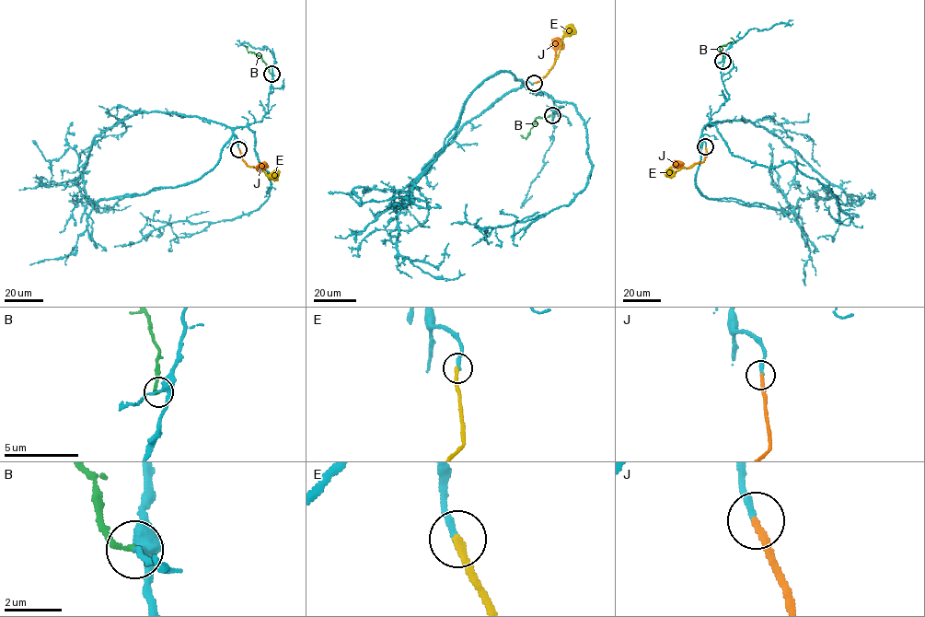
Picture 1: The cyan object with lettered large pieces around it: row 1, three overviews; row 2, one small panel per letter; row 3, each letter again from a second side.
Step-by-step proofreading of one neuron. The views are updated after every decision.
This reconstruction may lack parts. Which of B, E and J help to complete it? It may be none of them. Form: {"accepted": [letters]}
{"accepted": ["J"]}

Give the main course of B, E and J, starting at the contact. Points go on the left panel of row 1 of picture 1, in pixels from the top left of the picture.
B: (271, 74), (261, 57), (248, 52), (246, 46)
E: (238, 148), (246, 165), (269, 175), (273, 173), (277, 175)
J: (238, 148), (242, 159), (250, 167), (259, 170), (264, 168), (265, 163)

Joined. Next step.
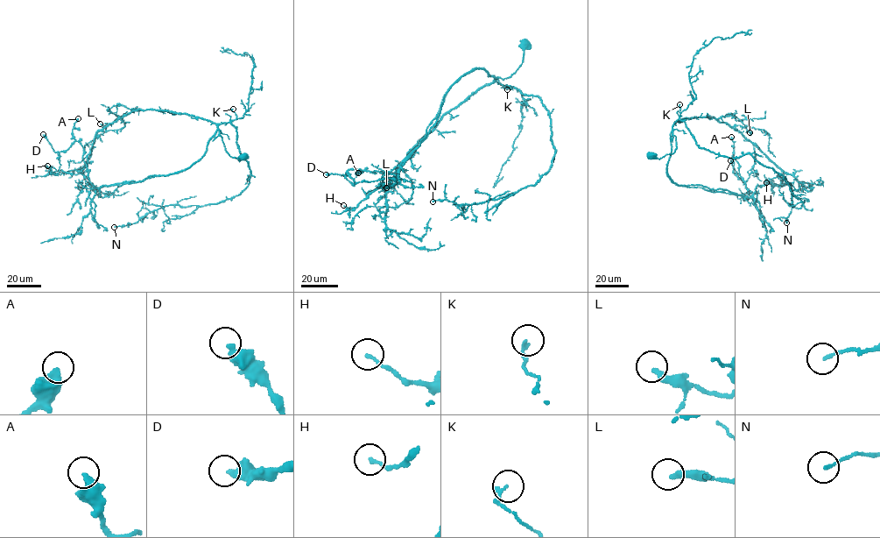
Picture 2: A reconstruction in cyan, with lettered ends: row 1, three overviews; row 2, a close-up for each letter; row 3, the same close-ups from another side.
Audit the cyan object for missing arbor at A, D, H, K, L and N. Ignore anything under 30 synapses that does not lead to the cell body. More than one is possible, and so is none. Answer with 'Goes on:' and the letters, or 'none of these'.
Goes on: none of these

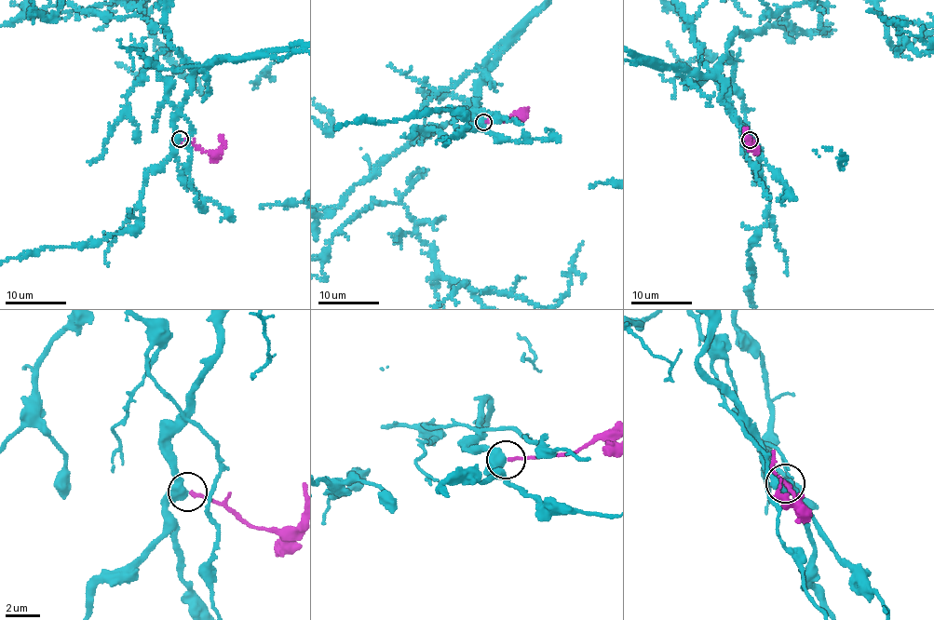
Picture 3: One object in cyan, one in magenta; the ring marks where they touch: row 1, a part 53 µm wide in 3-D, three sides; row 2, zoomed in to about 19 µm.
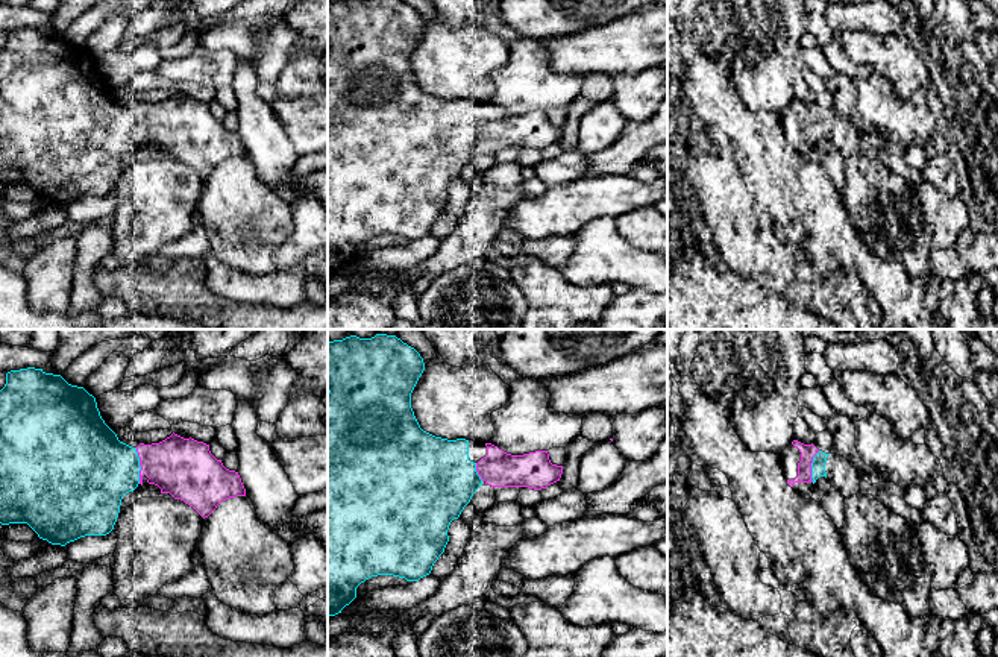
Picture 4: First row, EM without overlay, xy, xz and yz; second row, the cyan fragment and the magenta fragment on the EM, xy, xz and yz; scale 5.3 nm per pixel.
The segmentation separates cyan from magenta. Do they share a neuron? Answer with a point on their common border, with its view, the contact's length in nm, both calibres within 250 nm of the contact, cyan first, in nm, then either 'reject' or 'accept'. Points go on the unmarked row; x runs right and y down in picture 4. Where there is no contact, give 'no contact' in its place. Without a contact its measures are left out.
contact xy (140, 126); length 190 nm; calibres 420 and 320 nm; accept

